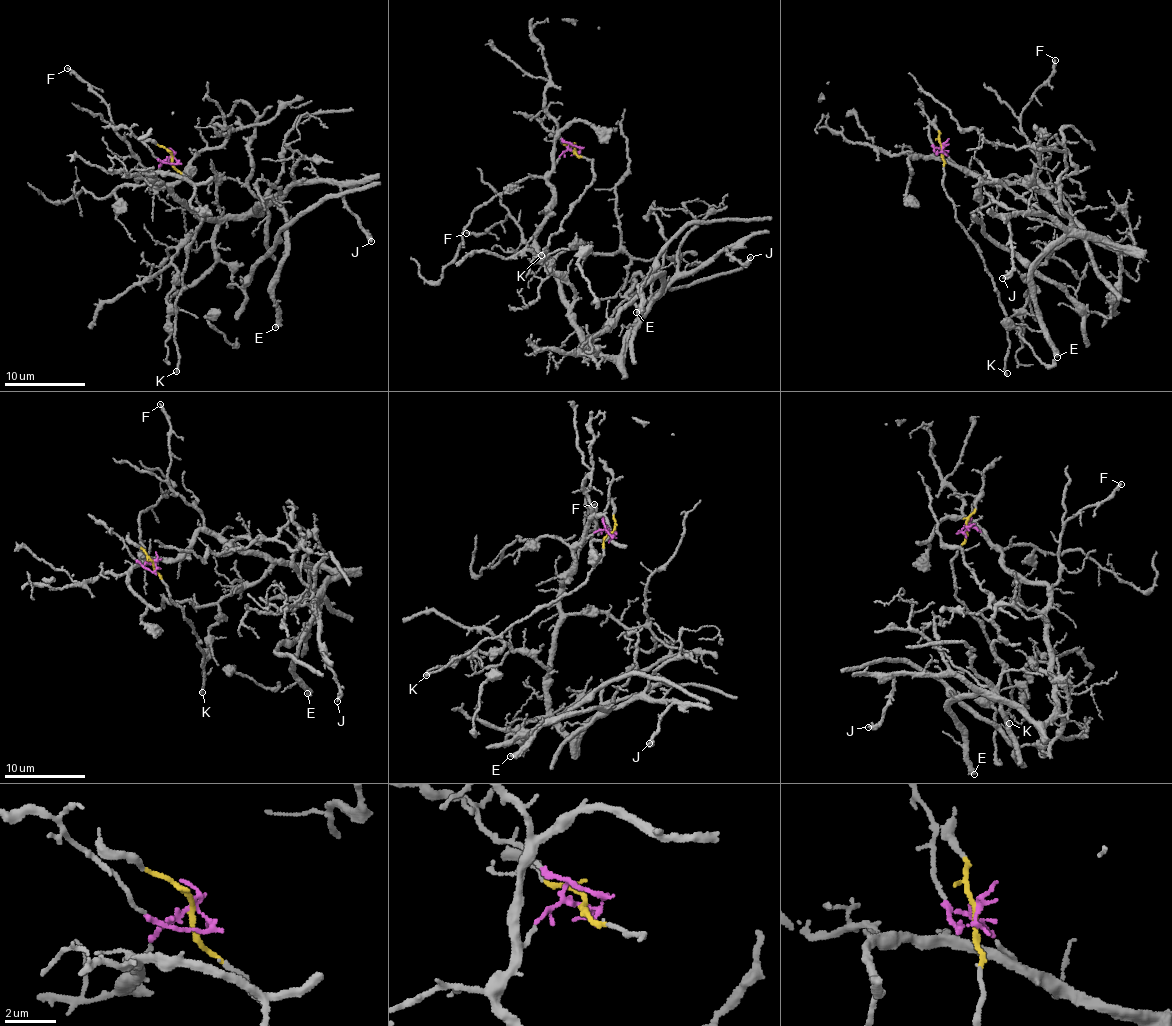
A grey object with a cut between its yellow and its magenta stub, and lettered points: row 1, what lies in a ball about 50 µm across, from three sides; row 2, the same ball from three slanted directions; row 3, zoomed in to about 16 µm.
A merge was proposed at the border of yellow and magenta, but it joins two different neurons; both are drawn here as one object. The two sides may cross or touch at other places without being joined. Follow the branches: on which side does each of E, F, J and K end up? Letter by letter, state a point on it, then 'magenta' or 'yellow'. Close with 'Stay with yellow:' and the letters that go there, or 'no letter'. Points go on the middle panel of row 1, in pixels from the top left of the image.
E: (636, 312) | magenta
F: (466, 233) | magenta
J: (750, 257) | magenta
K: (541, 255) | yellow
Stay with yellow: K

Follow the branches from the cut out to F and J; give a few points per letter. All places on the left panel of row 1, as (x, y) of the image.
F: (172, 155), (151, 179), (161, 181), (155, 183), (87, 83), (67, 68)
J: (172, 155), (151, 179), (159, 184), (148, 176), (205, 216), (269, 206), (297, 183), (336, 182), (371, 242)

